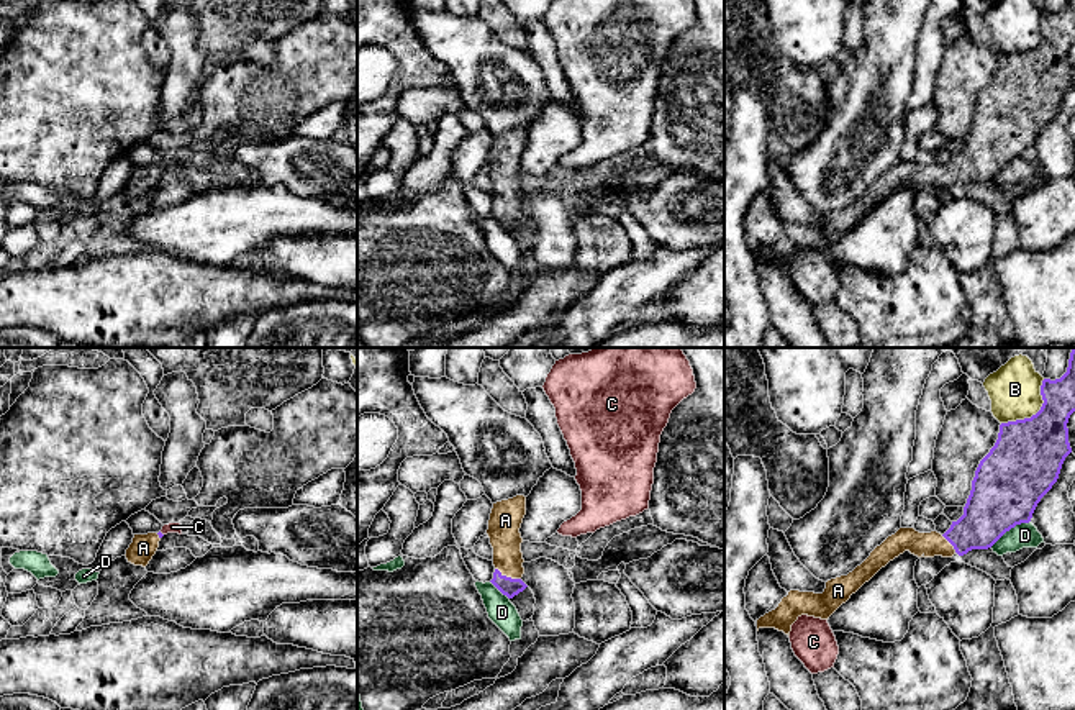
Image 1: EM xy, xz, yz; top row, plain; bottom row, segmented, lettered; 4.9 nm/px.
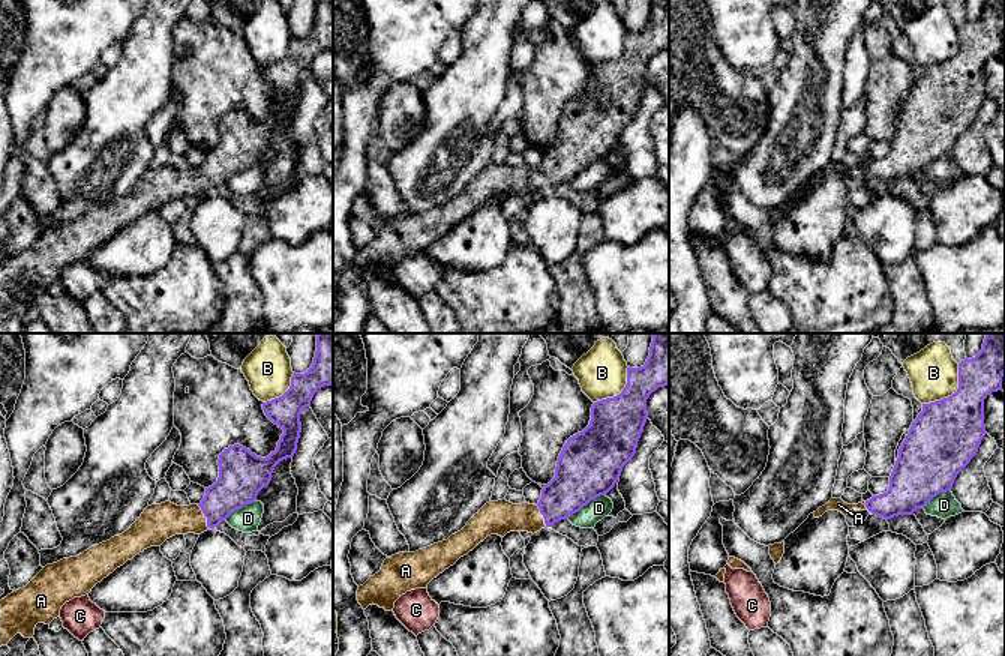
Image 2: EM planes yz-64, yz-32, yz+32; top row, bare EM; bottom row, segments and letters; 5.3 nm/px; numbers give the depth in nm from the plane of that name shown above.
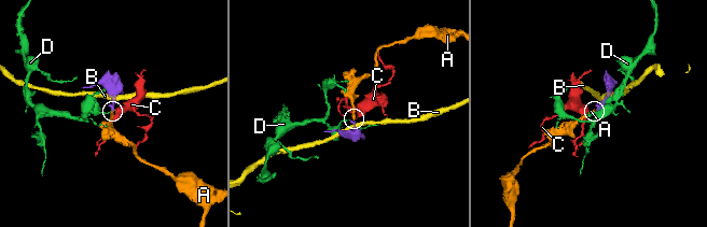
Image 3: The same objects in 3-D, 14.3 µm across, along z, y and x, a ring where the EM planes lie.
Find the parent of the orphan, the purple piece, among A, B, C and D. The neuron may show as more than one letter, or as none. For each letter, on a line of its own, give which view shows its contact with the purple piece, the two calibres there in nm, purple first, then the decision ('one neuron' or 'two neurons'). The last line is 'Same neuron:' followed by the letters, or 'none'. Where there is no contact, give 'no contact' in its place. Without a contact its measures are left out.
A: meets purple in xz; 90 nm thick on the purple side, 160 nm on the other; one neuron
B: meets purple in yz; 360 nm thick on the purple side, 260 nm on the other; two neurons
C: meets purple in xy; 20 nm thick on the purple side, 50 nm on the other; two neurons
D: meets purple in yz; 360 nm thick on the purple side, 120 nm on the other; two neurons
Same neuron: A

